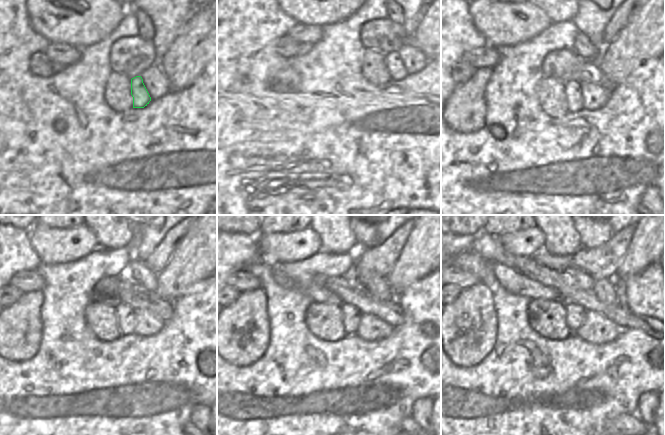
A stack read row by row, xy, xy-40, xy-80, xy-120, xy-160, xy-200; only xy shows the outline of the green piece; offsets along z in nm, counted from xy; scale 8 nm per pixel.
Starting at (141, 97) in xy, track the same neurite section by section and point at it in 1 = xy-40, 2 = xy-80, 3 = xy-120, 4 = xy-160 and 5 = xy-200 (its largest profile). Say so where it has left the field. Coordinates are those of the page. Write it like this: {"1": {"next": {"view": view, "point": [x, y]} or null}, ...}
{"1": {"next": {"view": "xy-40", "point": [356, 100]}}, "2": {"next": {"view": "xy-80", "point": [573, 88]}}, "3": {"next": {"view": "xy-120", "point": [125, 314]}}, "4": {"next": {"view": "xy-160", "point": [351, 316]}}, "5": {"next": {"view": "xy-200", "point": [576, 314]}}}

